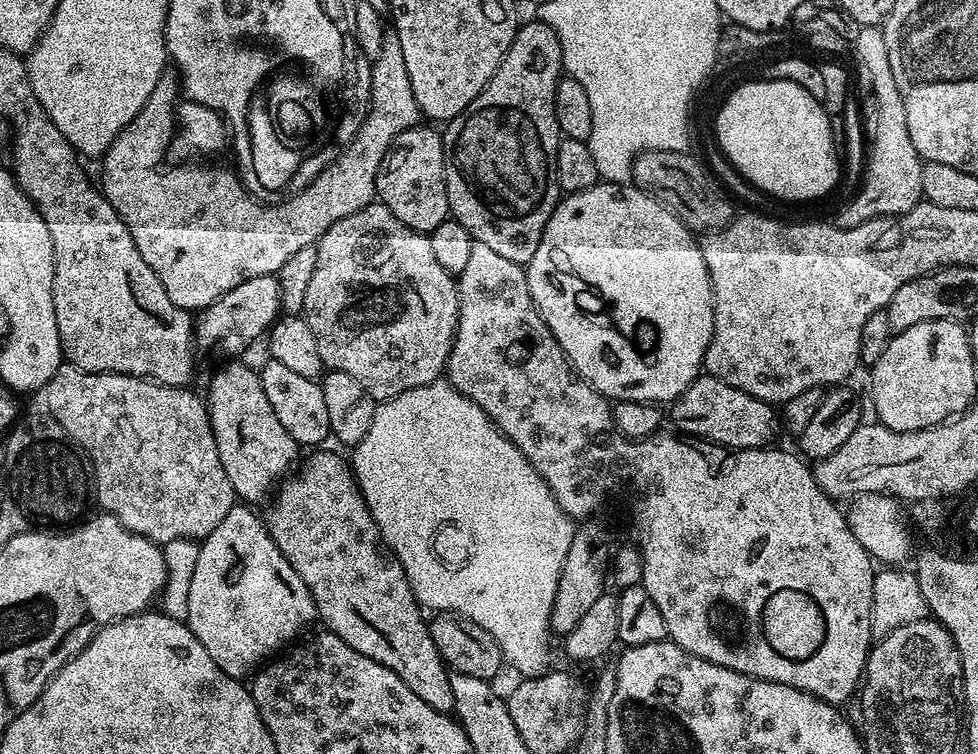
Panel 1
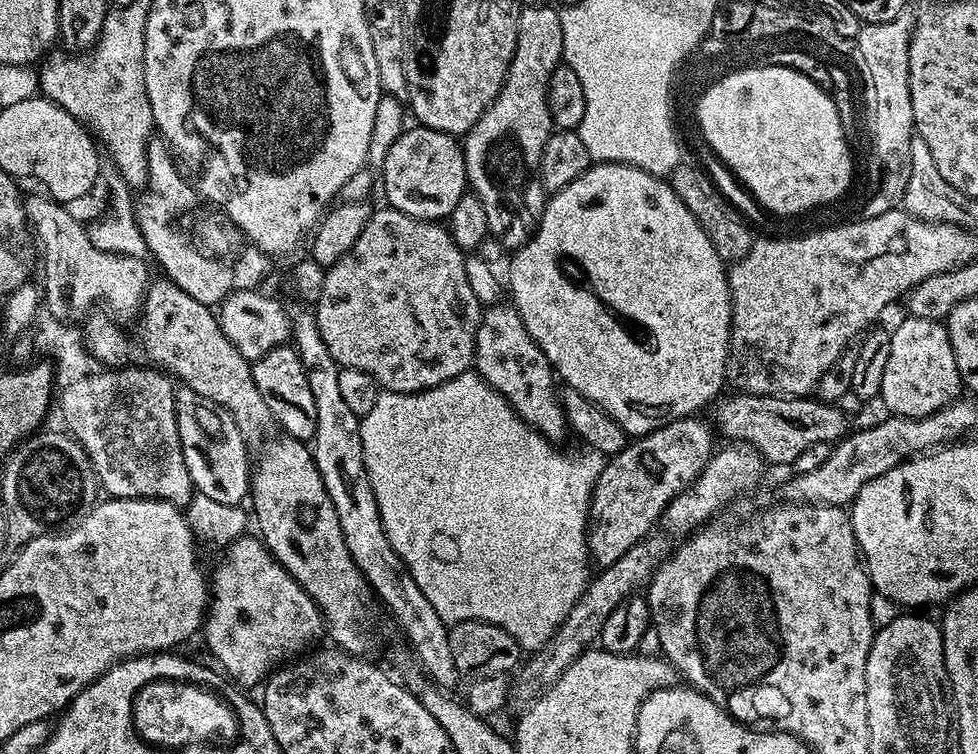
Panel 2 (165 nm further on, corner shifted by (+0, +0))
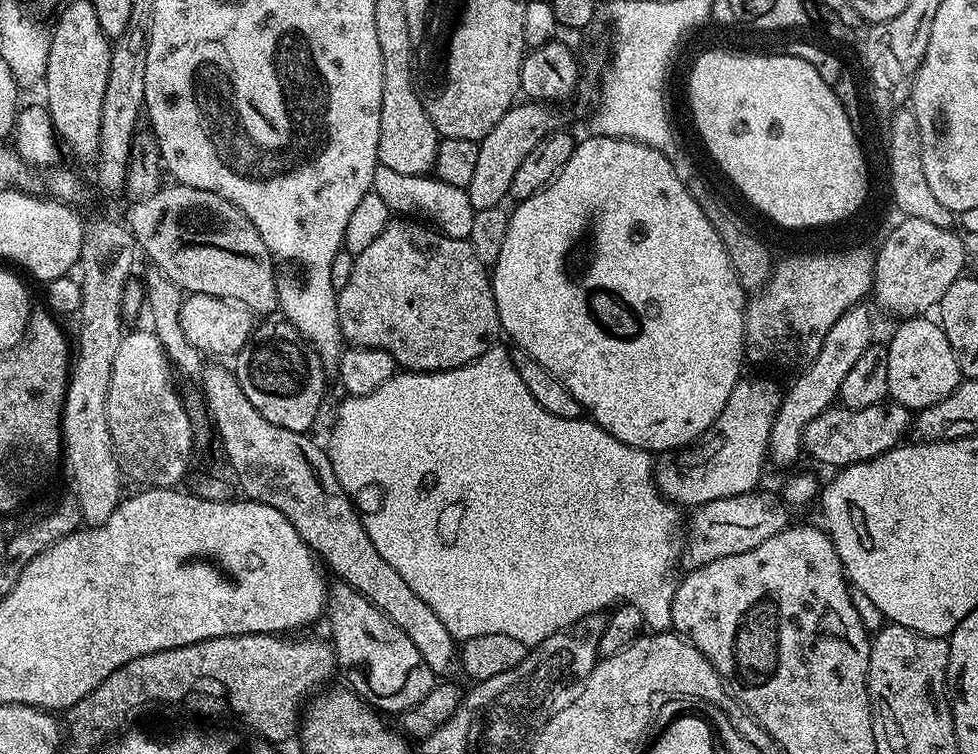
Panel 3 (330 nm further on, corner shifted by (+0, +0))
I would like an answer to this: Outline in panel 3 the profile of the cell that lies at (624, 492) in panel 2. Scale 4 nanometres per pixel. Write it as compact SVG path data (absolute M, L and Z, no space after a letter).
M743 377L730 392L730 397L722 408L722 414L718 414L716 421L706 429L700 439L693 440L683 448L677 448L674 455L664 454L655 461L654 471L660 491L677 506L685 506L684 504L699 506L706 502L714 502L718 498L736 497L738 494L755 491L759 485L757 483L762 468L764 464L766 465L769 434L782 397L783 391L774 381L766 378Z

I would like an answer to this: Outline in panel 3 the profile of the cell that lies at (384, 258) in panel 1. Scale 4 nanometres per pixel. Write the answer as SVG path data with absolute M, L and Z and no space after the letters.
M412 218L393 219L384 227L382 234L378 238L374 238L372 245L366 246L366 250L355 253L354 270L350 270L350 282L346 282L346 286L338 289L336 297L338 322L344 339L349 345L358 348L381 348L386 350L396 359L397 365L401 369L409 372L440 372L443 368L457 368L463 364L469 364L474 362L474 358L486 354L486 350L497 343L502 329L498 318L498 306L492 297L490 272L486 264L484 268L483 262L480 261L480 256L476 253L475 246L472 245L473 241L471 239L459 240L458 238L448 237L439 230L427 232L422 225L424 224Z

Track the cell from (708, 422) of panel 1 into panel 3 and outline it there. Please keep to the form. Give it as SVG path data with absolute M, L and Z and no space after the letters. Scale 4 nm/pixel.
M895 402L854 409L833 406L806 426L803 451L807 455L809 452L818 463L829 464L832 470L839 470L889 452L907 437L904 435L910 432L913 424L914 416L909 408Z

